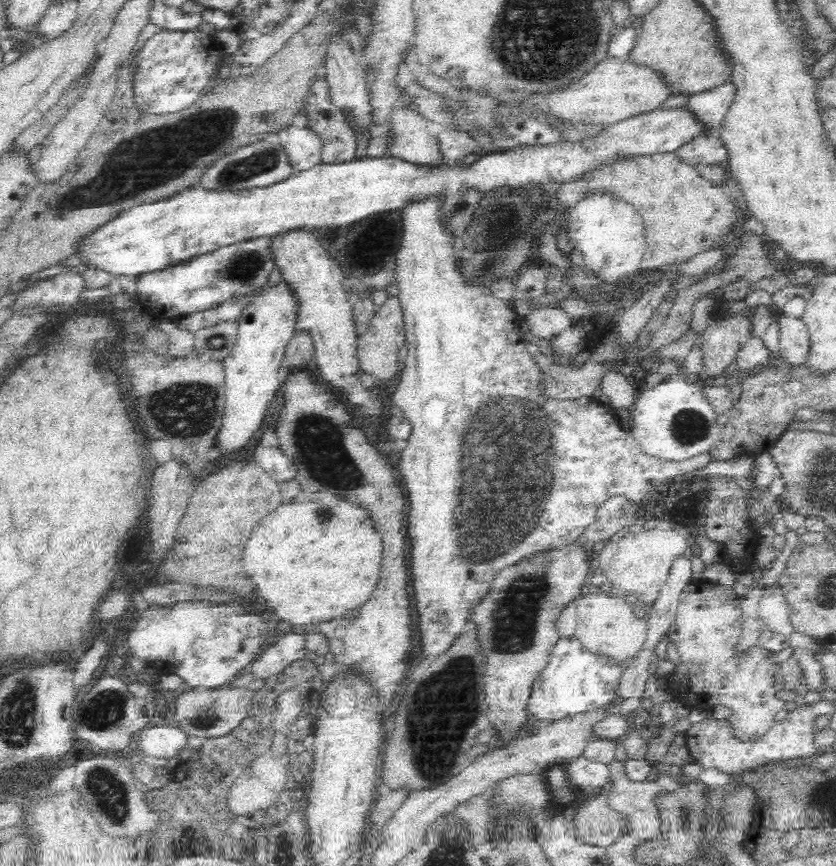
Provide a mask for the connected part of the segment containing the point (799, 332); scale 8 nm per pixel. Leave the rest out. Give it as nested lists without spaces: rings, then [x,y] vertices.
[[[784,314],[778,318],[778,327],[780,327],[780,346],[778,350],[780,356],[790,367],[802,364],[810,347],[808,328],[801,319],[795,319]]]

